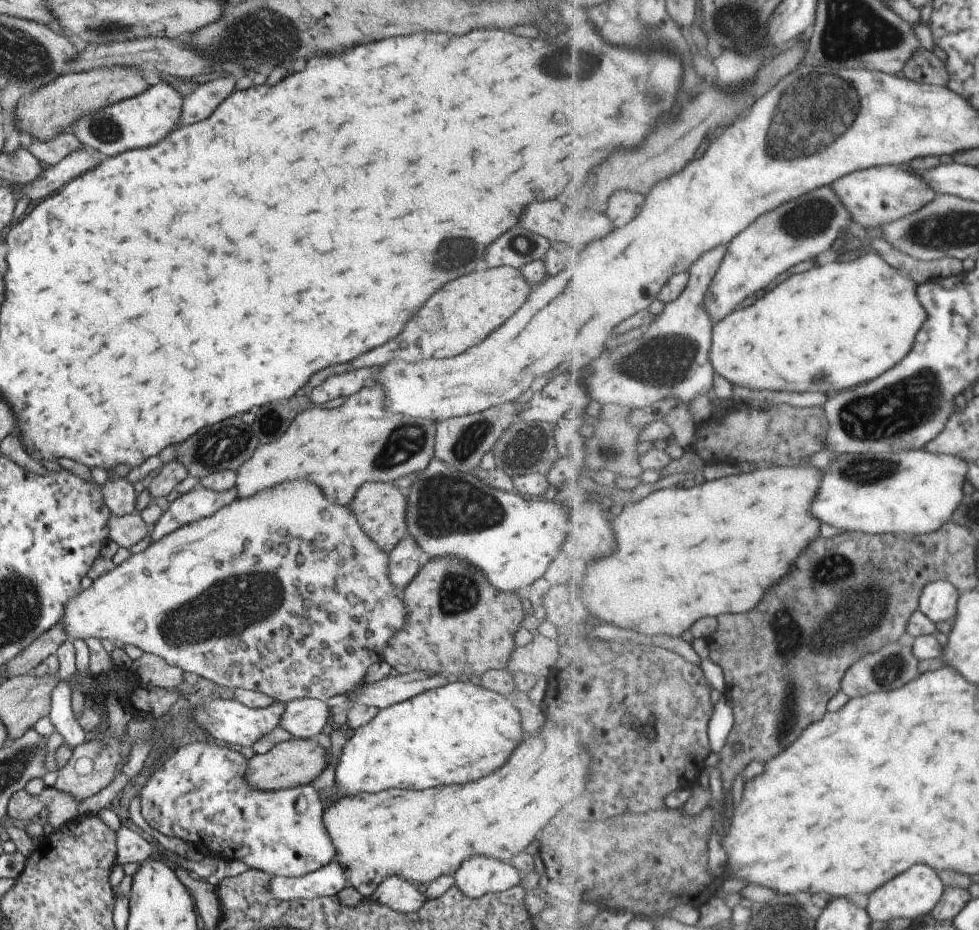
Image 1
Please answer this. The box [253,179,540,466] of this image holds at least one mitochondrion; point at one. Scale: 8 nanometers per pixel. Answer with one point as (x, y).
(470, 250)

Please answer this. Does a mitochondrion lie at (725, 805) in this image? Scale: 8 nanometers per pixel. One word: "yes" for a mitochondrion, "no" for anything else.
no

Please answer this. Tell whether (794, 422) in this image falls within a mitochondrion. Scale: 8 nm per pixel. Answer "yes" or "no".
no

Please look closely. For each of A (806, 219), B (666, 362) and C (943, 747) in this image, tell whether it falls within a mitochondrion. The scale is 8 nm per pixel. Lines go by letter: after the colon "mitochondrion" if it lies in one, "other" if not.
A: mitochondrion
B: mitochondrion
C: other

